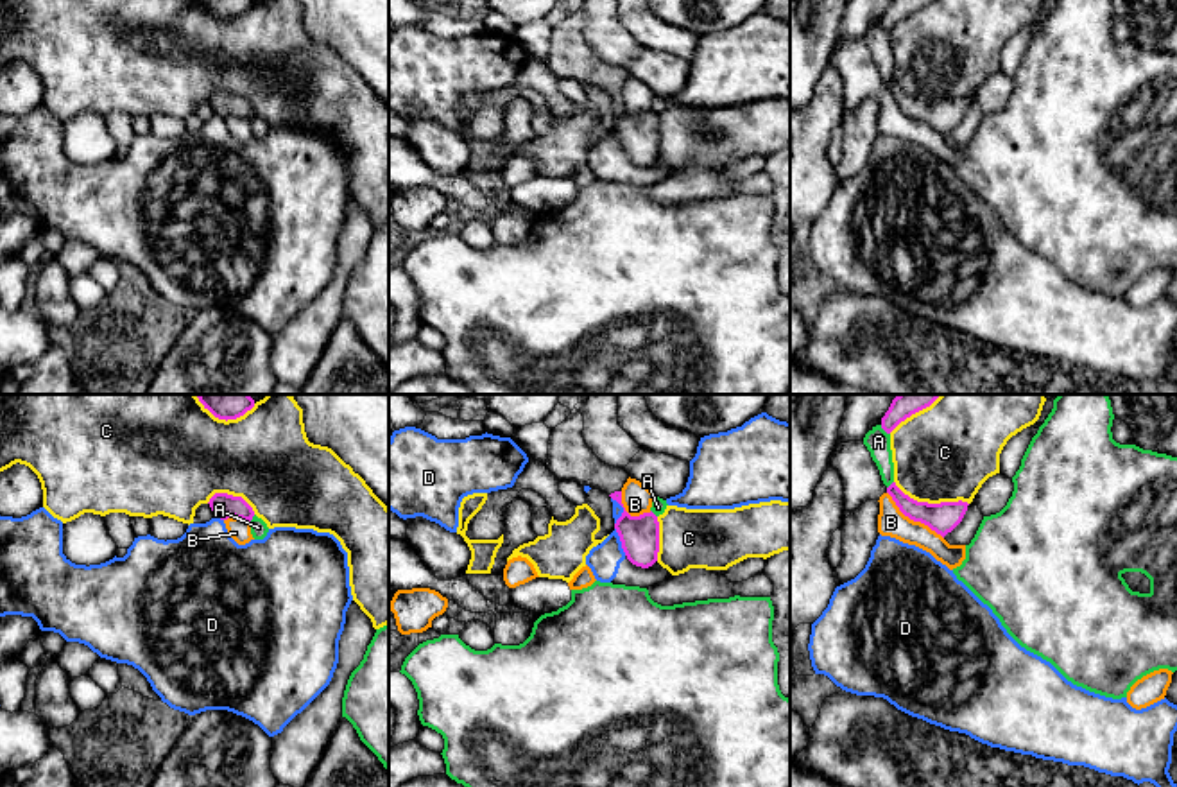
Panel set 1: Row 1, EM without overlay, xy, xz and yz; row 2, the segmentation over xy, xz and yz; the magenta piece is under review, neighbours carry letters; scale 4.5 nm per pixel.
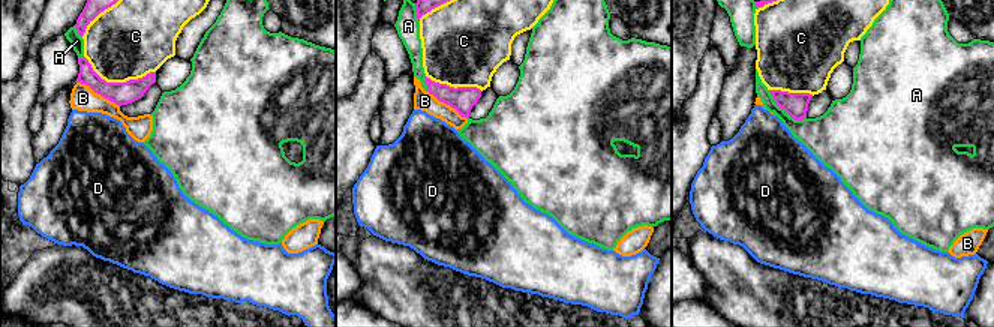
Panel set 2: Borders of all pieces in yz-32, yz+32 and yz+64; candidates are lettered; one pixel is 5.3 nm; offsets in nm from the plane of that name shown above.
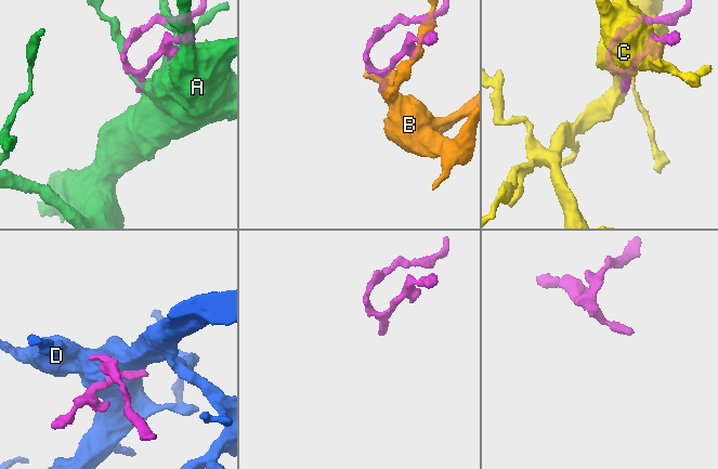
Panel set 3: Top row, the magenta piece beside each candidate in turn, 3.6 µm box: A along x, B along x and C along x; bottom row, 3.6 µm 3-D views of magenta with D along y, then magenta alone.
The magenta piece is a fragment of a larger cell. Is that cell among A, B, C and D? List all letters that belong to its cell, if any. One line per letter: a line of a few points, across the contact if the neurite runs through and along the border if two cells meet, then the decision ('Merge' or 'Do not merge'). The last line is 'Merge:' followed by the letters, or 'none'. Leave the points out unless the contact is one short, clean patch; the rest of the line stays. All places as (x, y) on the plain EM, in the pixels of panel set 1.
A: Do not merge
B: Do not merge
C: Do not merge
D: Do not merge
Merge: none

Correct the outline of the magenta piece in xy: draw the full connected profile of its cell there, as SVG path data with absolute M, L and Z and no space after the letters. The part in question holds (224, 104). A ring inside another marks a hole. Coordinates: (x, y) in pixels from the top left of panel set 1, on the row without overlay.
M215 91L208 102L213 113L220 118L228 118L235 115L235 117L251 120L254 115L253 106L242 95L233 95L228 91Z

